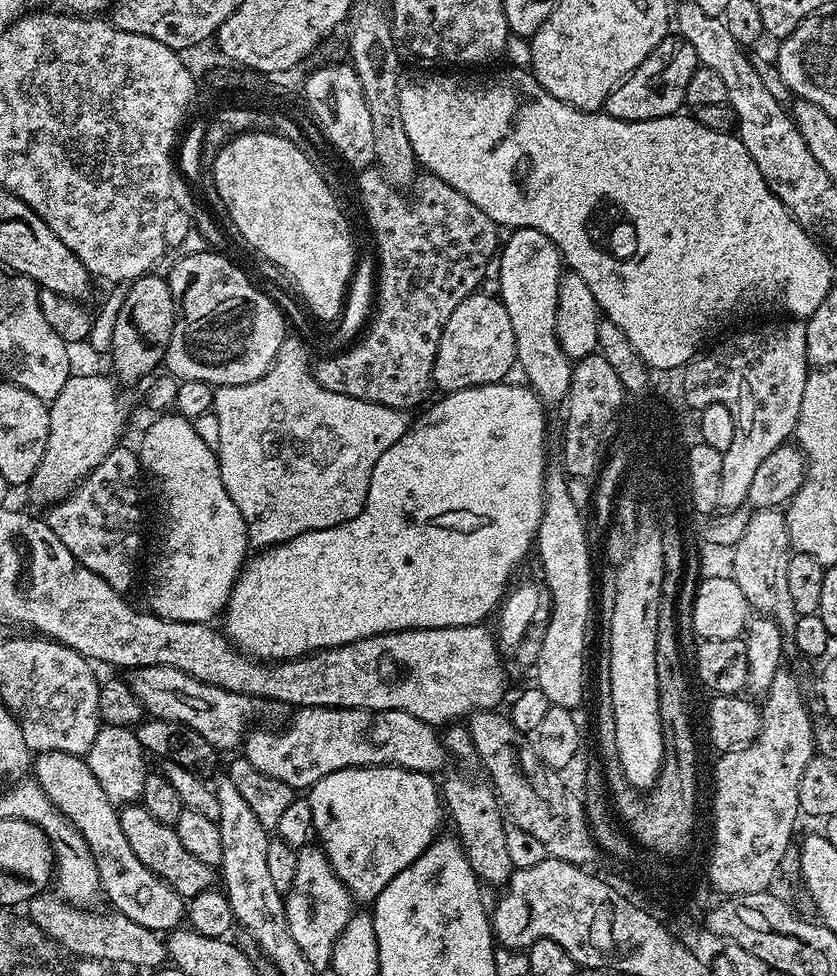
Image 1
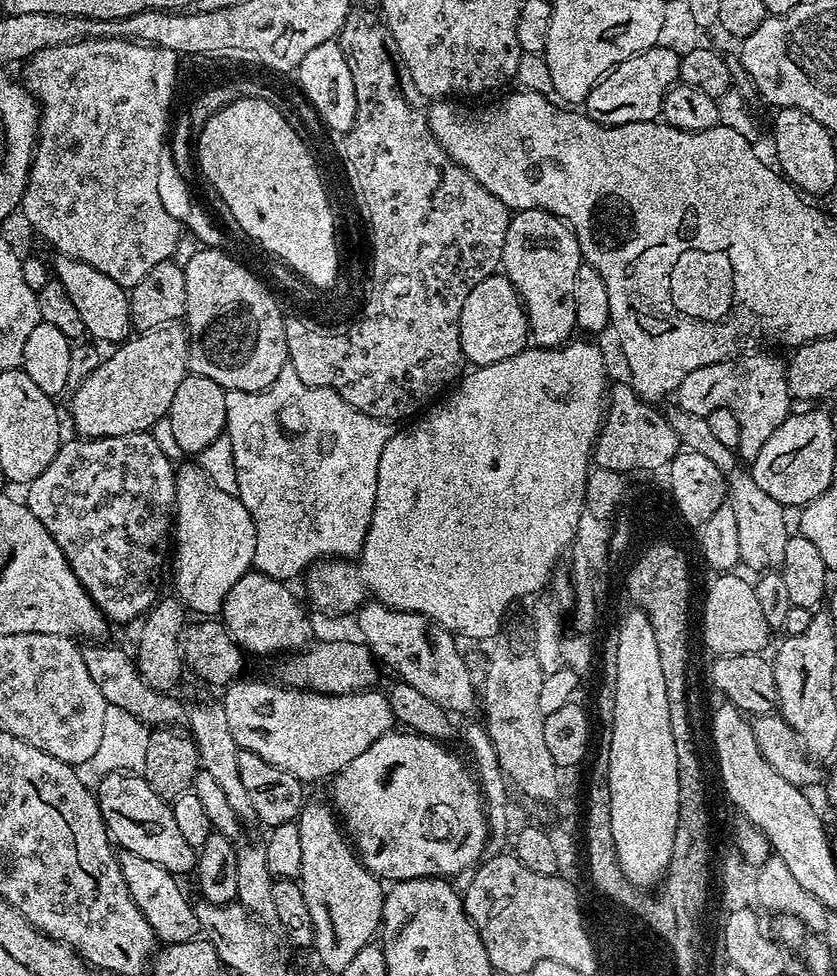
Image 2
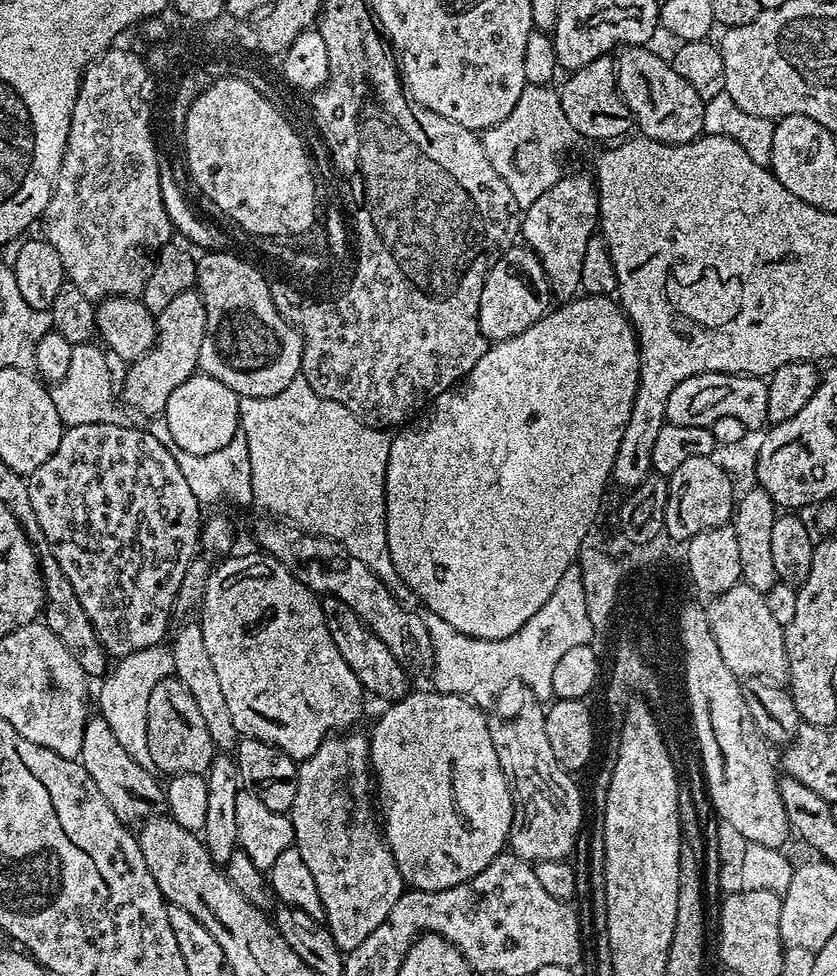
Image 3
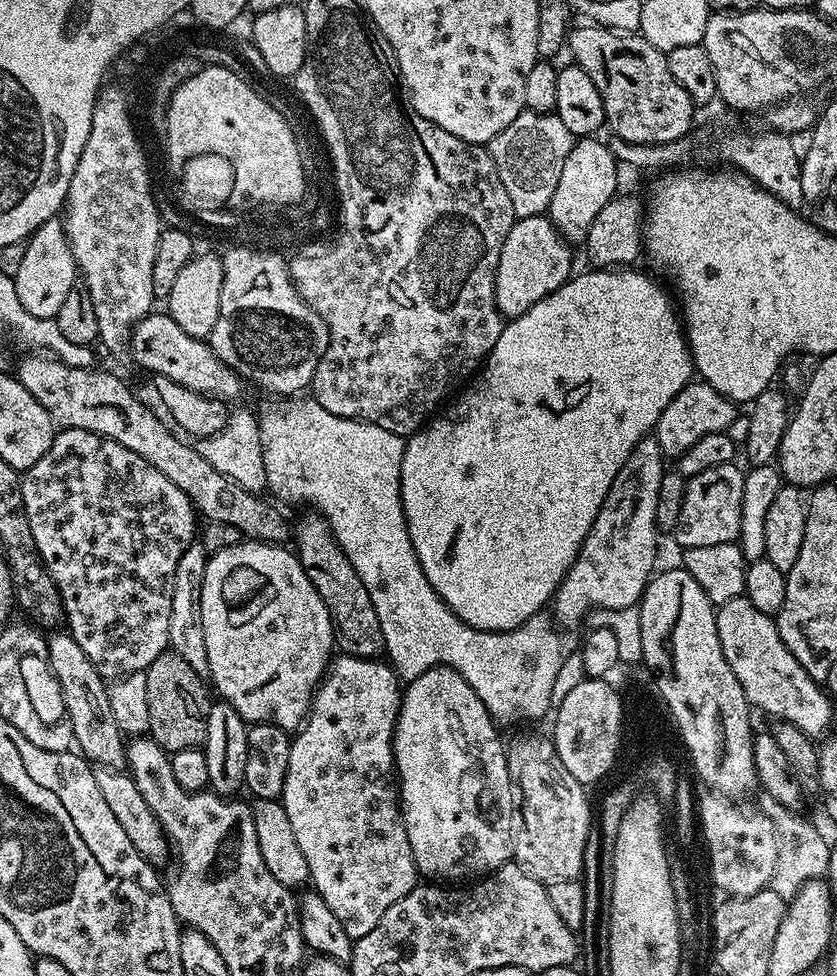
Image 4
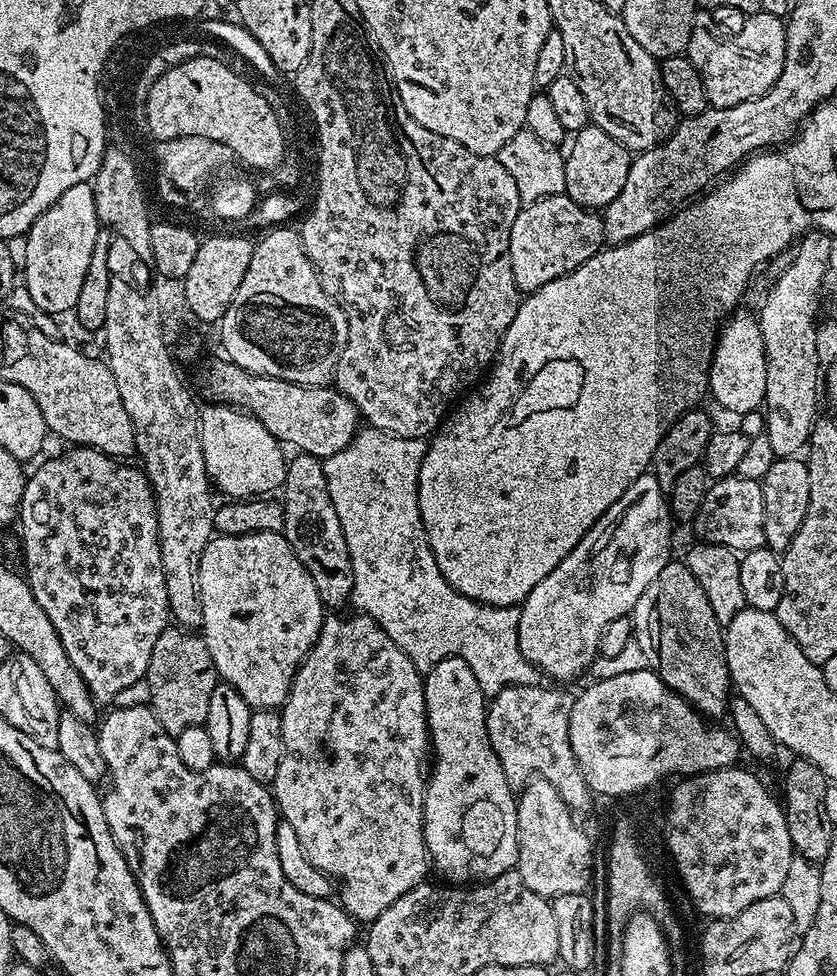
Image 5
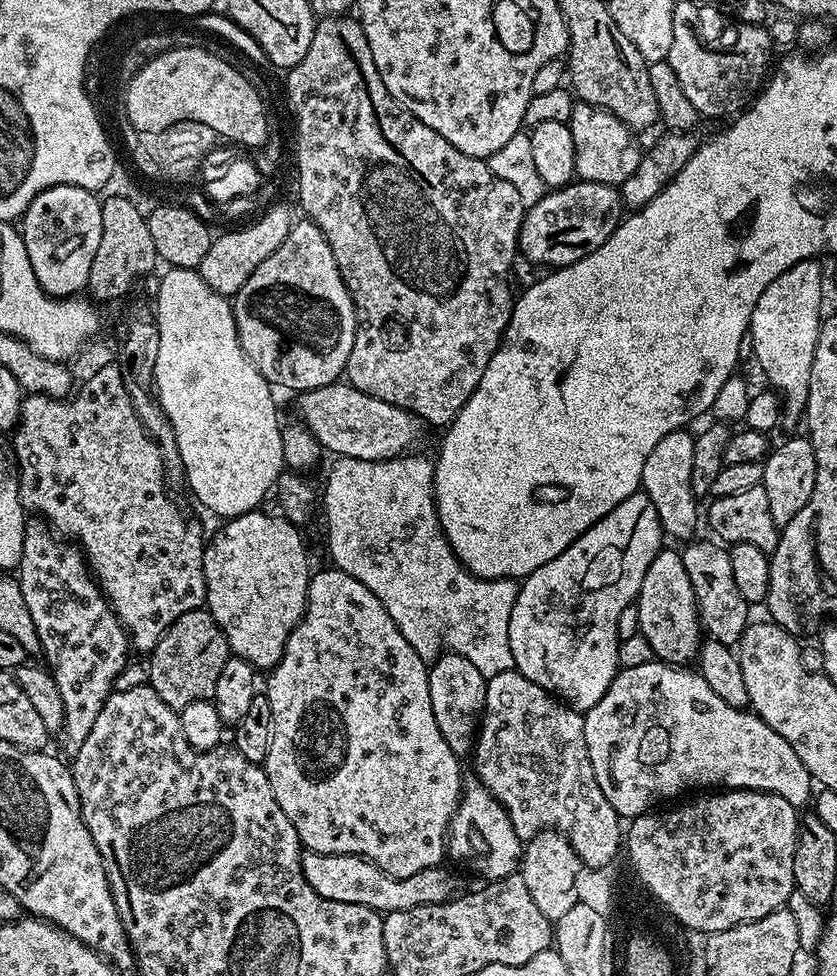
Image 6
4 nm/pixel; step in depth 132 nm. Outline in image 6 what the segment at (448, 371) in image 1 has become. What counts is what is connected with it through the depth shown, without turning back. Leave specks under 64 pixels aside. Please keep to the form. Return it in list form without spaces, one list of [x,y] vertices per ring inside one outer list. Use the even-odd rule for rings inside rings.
[[[577,179],[565,188],[549,191],[524,213],[520,227],[519,251],[532,264],[545,264],[545,269],[565,268],[567,264],[586,258],[614,234],[625,215],[619,187],[602,182]]]

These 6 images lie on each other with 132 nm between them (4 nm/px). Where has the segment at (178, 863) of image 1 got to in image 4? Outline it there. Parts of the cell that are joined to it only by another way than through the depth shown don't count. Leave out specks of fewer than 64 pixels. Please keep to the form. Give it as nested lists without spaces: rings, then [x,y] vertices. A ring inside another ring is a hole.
[[[53,631],[47,641],[48,661],[62,690],[62,698],[72,727],[72,739],[79,755],[93,765],[108,764],[112,768],[123,769],[126,764],[126,737],[120,731],[114,713],[110,710],[105,677],[100,675],[94,662],[86,658],[82,646],[78,646],[78,642],[74,642],[74,638],[67,631]]]

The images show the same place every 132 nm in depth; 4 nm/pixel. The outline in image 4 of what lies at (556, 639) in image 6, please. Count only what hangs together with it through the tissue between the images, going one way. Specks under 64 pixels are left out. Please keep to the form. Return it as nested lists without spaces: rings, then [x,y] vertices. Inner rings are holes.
[[[649,434],[630,450],[630,458],[618,470],[618,478],[610,486],[604,499],[602,510],[598,518],[594,518],[594,526],[584,540],[584,545],[576,555],[575,562],[564,575],[564,581],[556,587],[556,594],[550,601],[551,615],[561,629],[572,628],[576,623],[583,621],[590,611],[595,608],[609,608],[622,610],[626,607],[639,605],[644,588],[654,575],[656,564],[656,532],[658,525],[658,494],[662,490],[662,478],[666,471],[666,457],[658,446],[655,435]]]

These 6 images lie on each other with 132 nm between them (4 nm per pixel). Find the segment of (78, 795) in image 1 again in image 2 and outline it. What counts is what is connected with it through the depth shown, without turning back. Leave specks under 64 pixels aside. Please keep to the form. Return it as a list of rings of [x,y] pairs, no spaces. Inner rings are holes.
[[[121,851],[119,857],[126,890],[130,890],[130,898],[134,900],[138,910],[142,910],[142,918],[150,922],[157,941],[167,945],[195,940],[200,932],[200,923],[193,901],[188,901],[187,894],[180,889],[180,884],[176,881],[179,879],[162,866],[154,866],[154,862],[146,862],[146,858],[138,858],[138,854]]]

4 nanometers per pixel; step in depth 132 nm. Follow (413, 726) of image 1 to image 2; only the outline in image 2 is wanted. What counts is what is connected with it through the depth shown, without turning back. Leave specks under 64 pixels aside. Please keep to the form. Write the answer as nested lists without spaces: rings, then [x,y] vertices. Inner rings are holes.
[[[237,679],[223,689],[222,703],[226,710],[226,722],[230,722],[230,734],[234,734],[234,742],[240,749],[254,750],[258,758],[266,758],[270,766],[278,766],[278,770],[286,770],[299,780],[327,781],[350,766],[350,762],[354,762],[362,750],[370,750],[370,746],[378,742],[382,734],[393,731],[394,717],[383,691],[365,690],[327,696],[321,692],[281,686],[276,682],[267,684],[264,680],[244,679]]]

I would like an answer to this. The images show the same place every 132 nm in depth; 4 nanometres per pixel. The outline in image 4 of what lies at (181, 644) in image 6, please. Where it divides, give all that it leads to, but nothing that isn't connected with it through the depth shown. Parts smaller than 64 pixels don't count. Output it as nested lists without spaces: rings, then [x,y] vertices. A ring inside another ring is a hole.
[[[166,650],[154,658],[146,670],[146,698],[150,702],[150,726],[152,740],[171,754],[187,748],[200,748],[206,738],[208,721],[209,685],[177,652]]]

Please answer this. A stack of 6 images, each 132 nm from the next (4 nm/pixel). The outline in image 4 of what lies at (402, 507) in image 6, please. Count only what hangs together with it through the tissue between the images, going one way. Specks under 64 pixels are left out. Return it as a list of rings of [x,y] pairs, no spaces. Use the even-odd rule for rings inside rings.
[[[304,398],[281,399],[276,402],[280,404],[272,404],[264,413],[259,413],[267,491],[273,492],[277,501],[308,504],[304,506],[311,506],[328,523],[338,546],[342,546],[346,558],[350,558],[354,570],[358,570],[358,578],[362,578],[362,586],[366,586],[370,602],[374,602],[374,610],[378,610],[378,626],[382,626],[386,660],[396,675],[401,681],[407,682],[431,668],[452,668],[462,674],[466,682],[470,682],[488,713],[497,722],[536,720],[547,712],[549,715],[552,708],[551,690],[563,660],[570,655],[569,649],[564,649],[559,636],[561,633],[554,627],[553,621],[547,615],[537,614],[509,632],[483,632],[462,622],[462,618],[458,618],[458,614],[446,606],[434,586],[430,586],[410,542],[400,485],[405,437],[390,434],[390,430],[382,430],[382,426],[374,426],[364,420],[330,414],[330,410],[323,408],[317,400],[300,399]]]

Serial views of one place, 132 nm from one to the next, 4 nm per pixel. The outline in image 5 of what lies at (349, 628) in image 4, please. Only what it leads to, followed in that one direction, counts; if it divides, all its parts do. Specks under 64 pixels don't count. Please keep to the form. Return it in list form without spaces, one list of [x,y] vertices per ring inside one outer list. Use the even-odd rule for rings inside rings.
[[[300,452],[287,461],[288,469],[282,485],[282,503],[284,505],[283,535],[288,540],[290,550],[302,562],[302,566],[314,578],[318,586],[318,598],[325,609],[340,610],[349,603],[354,590],[354,570],[350,562],[350,550],[342,534],[342,522],[338,522],[338,510],[330,498],[330,486],[326,482],[324,460],[311,456],[309,452]]]

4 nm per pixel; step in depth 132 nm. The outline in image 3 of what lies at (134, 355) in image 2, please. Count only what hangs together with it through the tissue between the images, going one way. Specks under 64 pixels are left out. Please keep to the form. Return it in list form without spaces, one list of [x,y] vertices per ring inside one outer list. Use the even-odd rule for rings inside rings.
[[[193,290],[191,292],[183,292],[182,294],[178,294],[178,298],[173,298],[170,302],[170,306],[166,306],[166,310],[162,310],[156,316],[156,342],[152,349],[147,352],[145,356],[142,358],[138,358],[137,360],[131,361],[127,365],[128,373],[124,376],[124,396],[122,392],[122,400],[125,405],[129,404],[130,407],[133,408],[136,412],[141,412],[144,415],[144,418],[151,418],[161,415],[165,406],[170,399],[170,394],[173,393],[178,386],[182,385],[182,382],[186,382],[191,376],[195,375],[198,372],[198,365],[200,362],[200,351],[202,350],[202,338],[206,334],[206,306],[202,302],[202,298],[200,297],[199,291]]]

